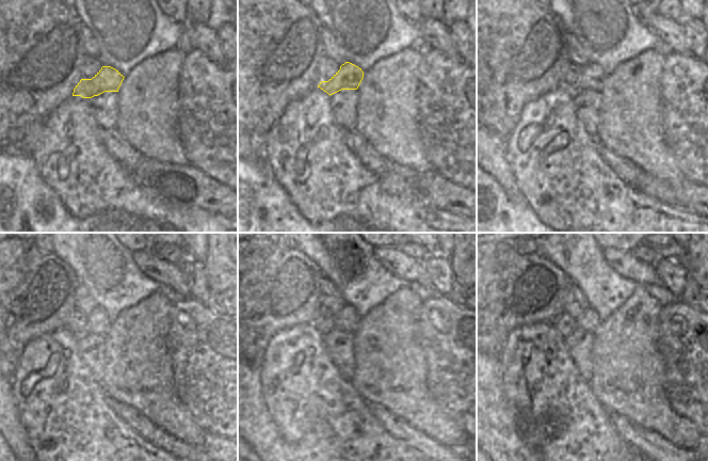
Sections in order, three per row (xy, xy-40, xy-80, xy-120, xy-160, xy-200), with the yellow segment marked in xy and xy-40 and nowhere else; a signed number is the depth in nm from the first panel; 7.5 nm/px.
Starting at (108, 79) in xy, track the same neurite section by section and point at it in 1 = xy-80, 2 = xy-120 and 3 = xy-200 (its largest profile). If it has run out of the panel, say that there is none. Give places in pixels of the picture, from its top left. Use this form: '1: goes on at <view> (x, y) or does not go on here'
1: goes on at xy-80 (592, 76)
2: goes on at xy-120 (99, 321)
3: goes on at xy-200 (589, 321)

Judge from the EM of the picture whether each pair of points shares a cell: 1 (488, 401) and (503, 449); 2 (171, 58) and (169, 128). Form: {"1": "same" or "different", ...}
{"1": "same", "2": "same"}

